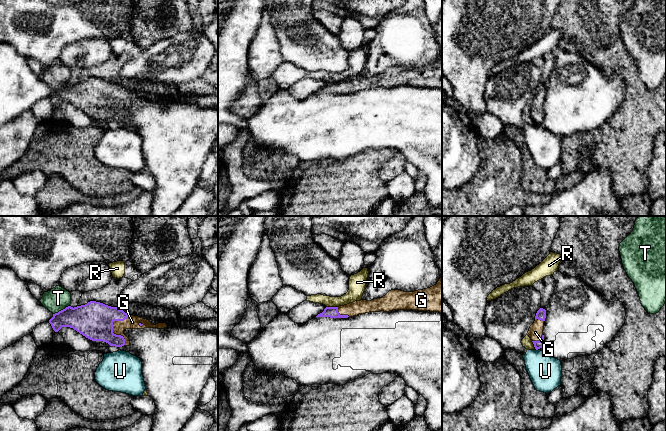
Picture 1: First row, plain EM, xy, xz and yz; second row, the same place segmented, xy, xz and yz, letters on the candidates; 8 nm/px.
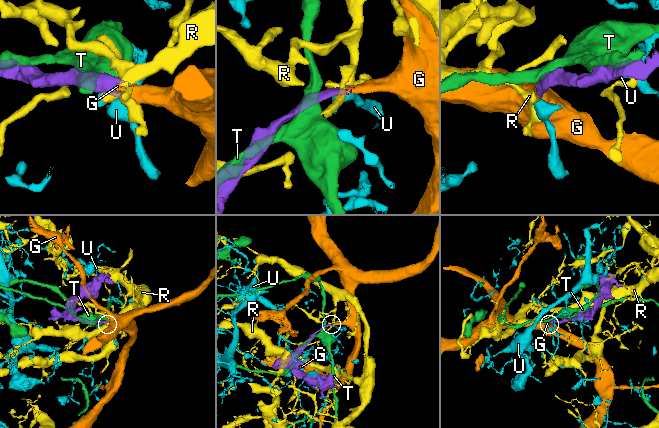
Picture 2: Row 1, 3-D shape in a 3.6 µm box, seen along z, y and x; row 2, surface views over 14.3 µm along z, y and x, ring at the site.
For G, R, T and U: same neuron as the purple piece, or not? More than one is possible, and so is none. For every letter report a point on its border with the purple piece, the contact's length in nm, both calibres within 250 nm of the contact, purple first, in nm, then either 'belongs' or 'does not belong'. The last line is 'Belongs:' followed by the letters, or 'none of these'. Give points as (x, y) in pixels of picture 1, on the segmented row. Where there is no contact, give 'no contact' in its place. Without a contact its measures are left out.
G: meets purple in xy at (112, 328); contact 240 nm long; 300 nm thick on the purple side, 110 nm on the other; belongs
R: meets purple in xz at (332, 307); contact 100 nm long; 90 nm thick on the purple side, 130 nm on the other; does not belong
T: meets purple in xy at (61, 310); contact 150 nm long; 260 nm thick on the purple side, 190 nm on the other; does not belong
U: meets purple in yz at (536, 349); contact 30 nm long; 60 nm thick on the purple side, 260 nm on the other; does not belong
Belongs: G

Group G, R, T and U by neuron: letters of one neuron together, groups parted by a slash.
G / R / T / U

